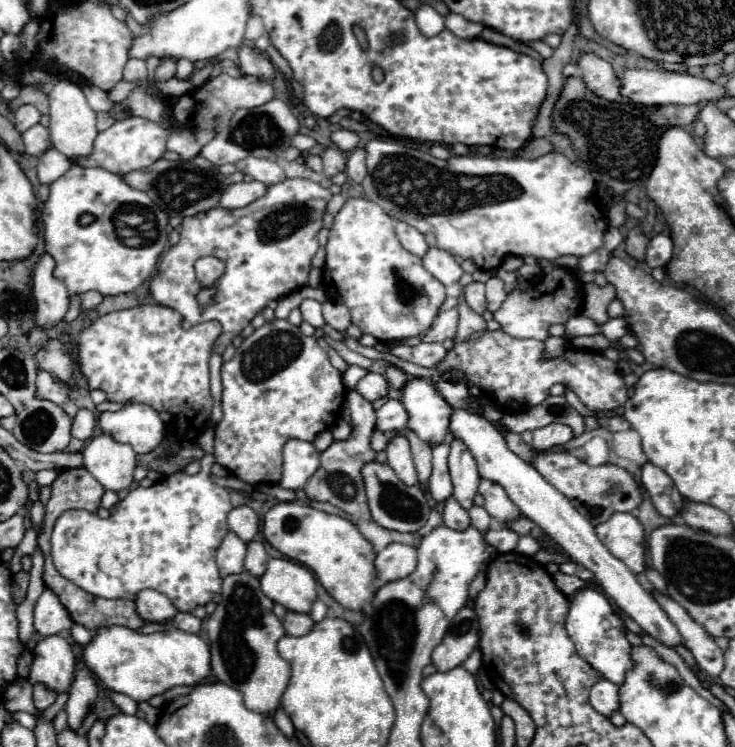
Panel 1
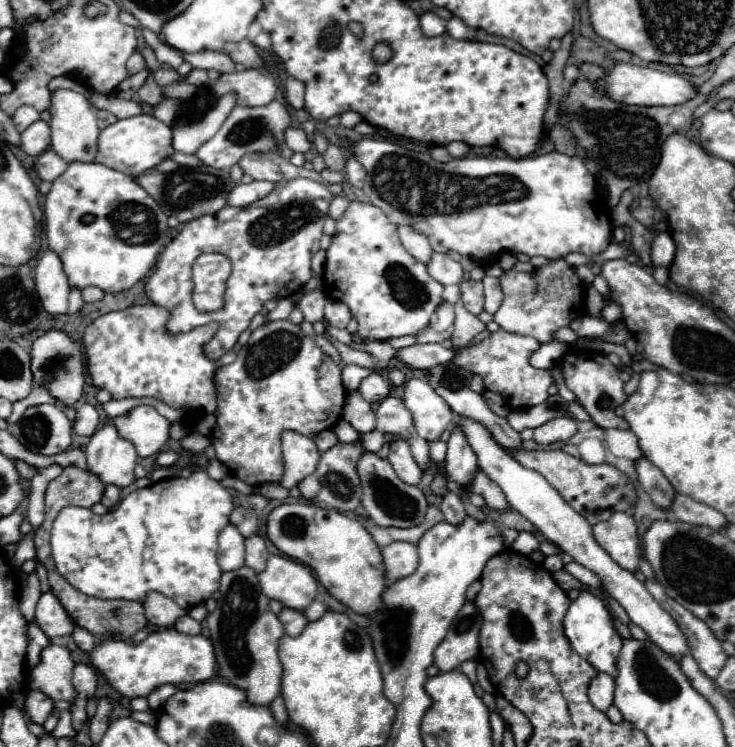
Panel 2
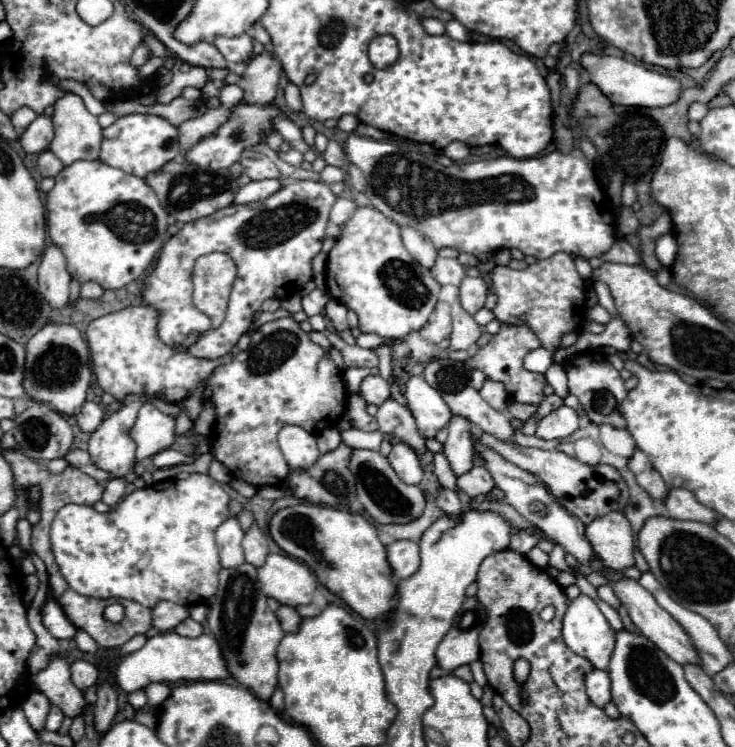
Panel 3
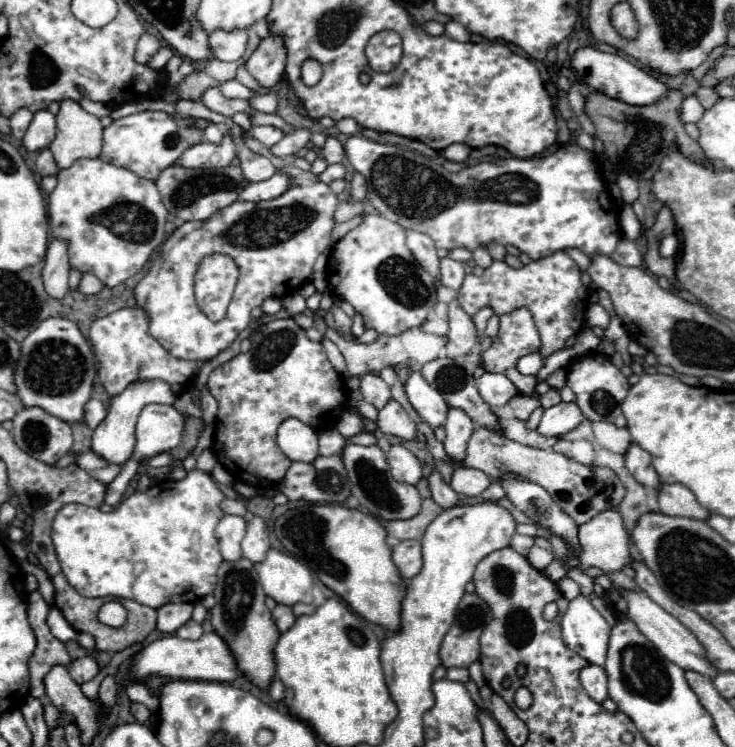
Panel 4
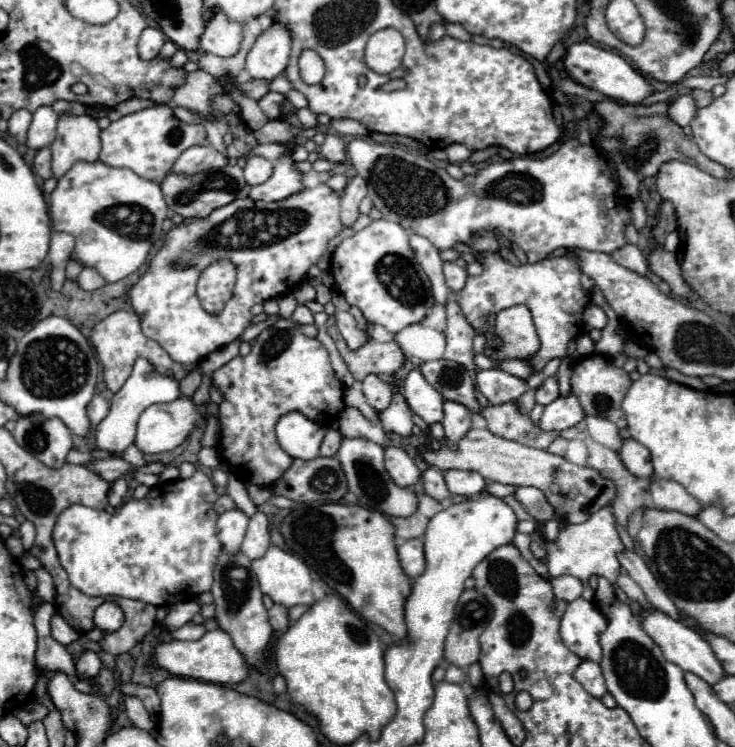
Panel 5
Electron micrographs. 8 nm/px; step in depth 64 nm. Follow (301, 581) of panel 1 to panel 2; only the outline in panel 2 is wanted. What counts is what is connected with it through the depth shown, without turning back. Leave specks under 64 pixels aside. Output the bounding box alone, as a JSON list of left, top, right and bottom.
[258,556,318,610]

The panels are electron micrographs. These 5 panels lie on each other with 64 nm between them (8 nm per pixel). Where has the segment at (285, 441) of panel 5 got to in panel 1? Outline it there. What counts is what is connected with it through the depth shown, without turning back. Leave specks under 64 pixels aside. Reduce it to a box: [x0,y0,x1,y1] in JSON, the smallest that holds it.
[280,440,320,490]

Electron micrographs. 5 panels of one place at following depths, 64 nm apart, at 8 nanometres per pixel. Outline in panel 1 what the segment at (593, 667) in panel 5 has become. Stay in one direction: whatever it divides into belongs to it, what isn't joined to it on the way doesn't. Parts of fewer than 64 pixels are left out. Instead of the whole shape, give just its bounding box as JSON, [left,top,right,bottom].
[590,678,618,716]

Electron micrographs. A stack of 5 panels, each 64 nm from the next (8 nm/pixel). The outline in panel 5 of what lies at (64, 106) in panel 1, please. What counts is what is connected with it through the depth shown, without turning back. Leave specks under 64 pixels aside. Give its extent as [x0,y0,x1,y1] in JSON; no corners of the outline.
[52,114,100,180]

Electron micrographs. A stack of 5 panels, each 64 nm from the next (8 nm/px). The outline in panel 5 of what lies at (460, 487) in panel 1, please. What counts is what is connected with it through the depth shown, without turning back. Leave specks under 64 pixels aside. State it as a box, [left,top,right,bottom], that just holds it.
[444,400,472,442]

